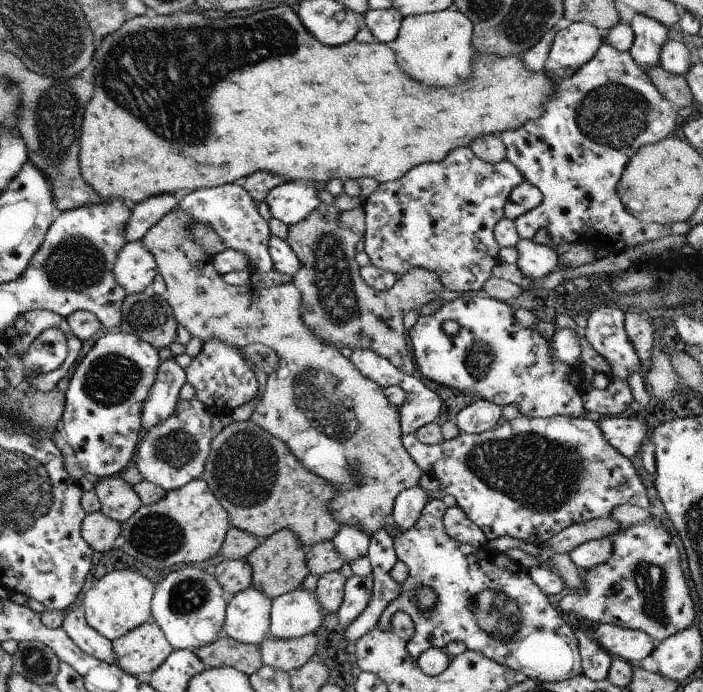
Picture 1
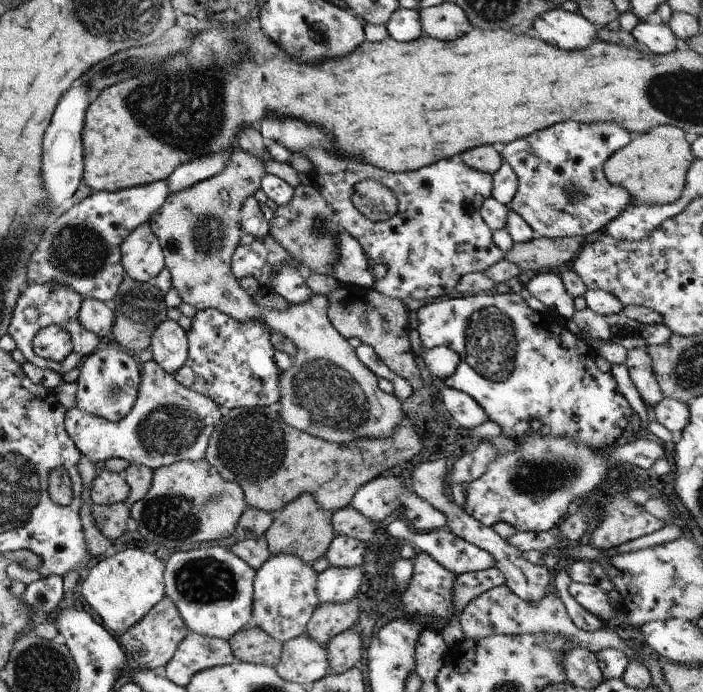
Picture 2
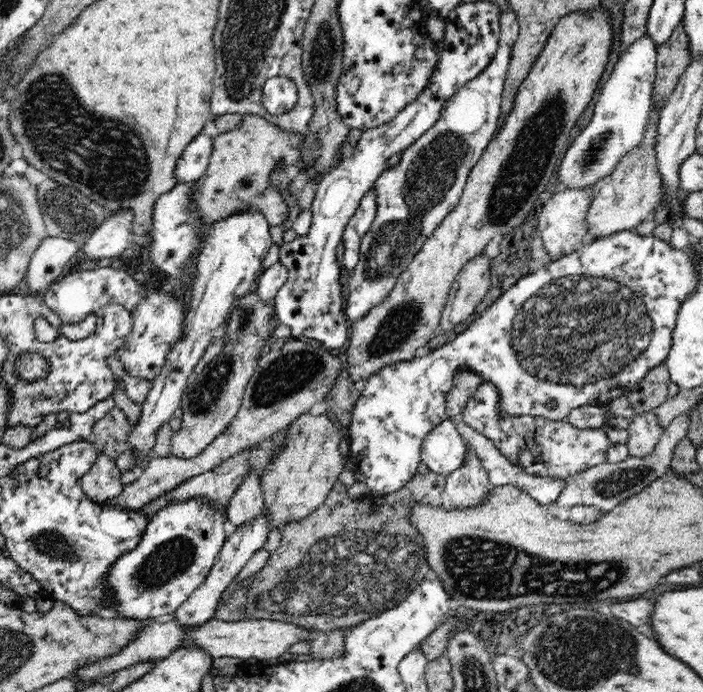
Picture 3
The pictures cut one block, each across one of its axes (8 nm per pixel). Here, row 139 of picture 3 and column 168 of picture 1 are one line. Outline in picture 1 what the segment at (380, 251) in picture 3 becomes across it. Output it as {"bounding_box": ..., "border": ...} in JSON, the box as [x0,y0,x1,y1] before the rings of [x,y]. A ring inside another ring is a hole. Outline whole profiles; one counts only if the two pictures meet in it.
{"bounding_box":[132,398,211,492],"border":[[[196,398],[177,400],[173,414],[150,430],[141,432],[135,446],[132,463],[147,482],[159,486],[165,492],[181,488],[190,480],[200,478],[207,460],[211,432],[211,413]]]}

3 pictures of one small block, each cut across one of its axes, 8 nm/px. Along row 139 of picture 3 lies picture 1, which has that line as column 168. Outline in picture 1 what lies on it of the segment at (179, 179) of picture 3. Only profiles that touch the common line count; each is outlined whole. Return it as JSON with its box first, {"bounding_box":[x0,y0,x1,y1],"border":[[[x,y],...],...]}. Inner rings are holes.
{"bounding_box":[123,192,179,242],"border":[[[163,192],[163,194],[155,194],[155,196],[149,196],[149,198],[135,203],[130,211],[129,220],[125,224],[123,238],[127,242],[140,240],[147,229],[155,224],[155,221],[176,208],[178,199],[179,195]]]}

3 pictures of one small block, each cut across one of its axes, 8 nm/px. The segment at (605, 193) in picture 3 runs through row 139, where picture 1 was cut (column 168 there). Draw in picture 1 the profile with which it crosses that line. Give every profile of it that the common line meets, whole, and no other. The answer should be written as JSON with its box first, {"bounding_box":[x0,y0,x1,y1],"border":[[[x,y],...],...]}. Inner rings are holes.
{"bounding_box":[110,621,174,676],"border":[[[152,621],[136,626],[110,644],[114,665],[131,676],[154,671],[174,650]]]}

